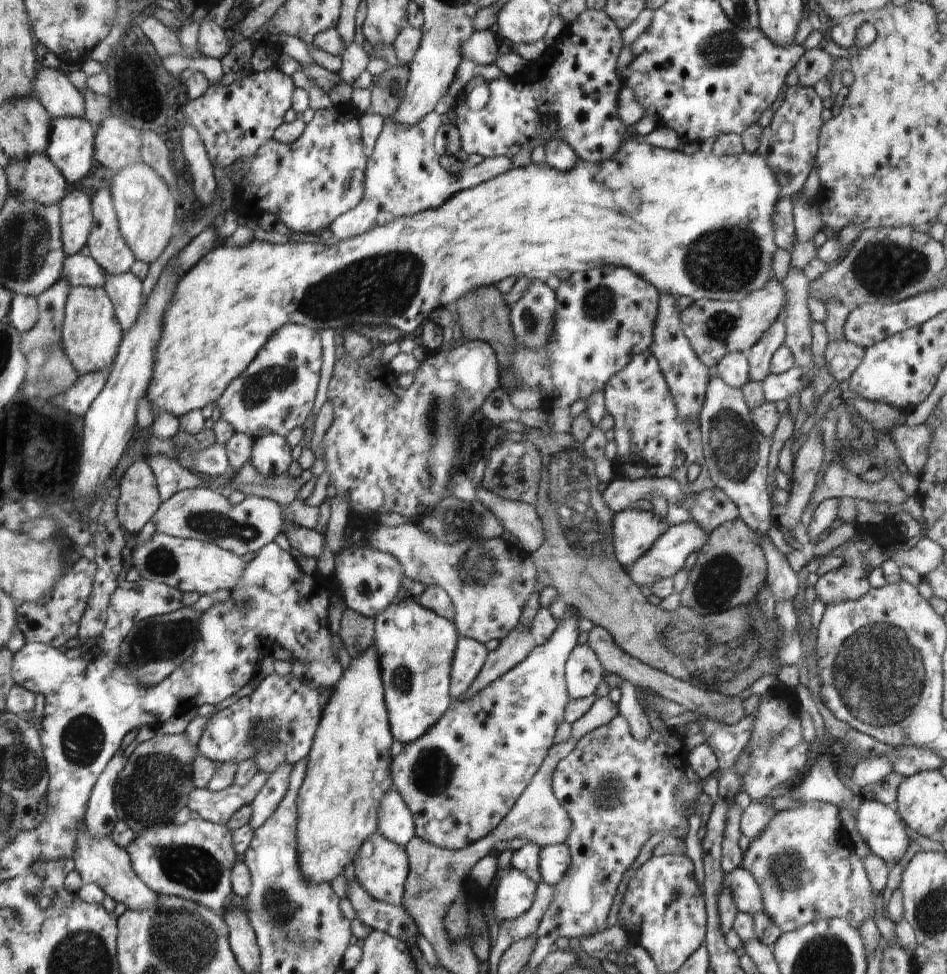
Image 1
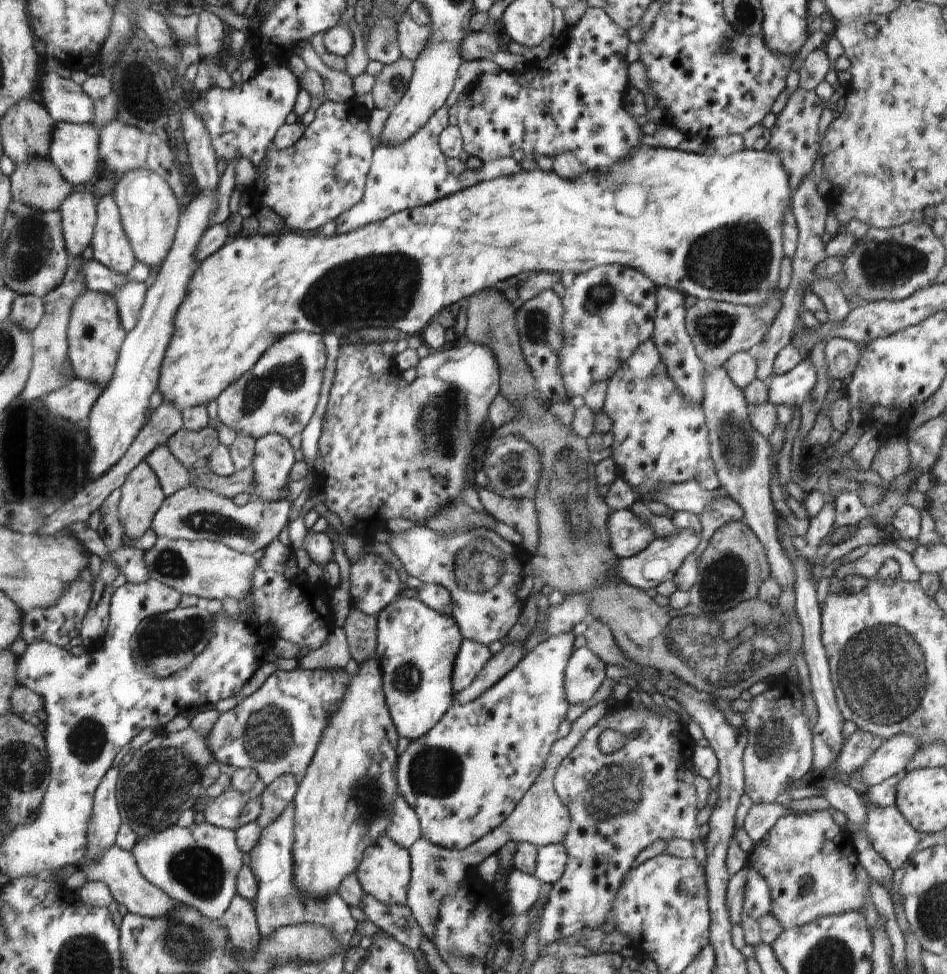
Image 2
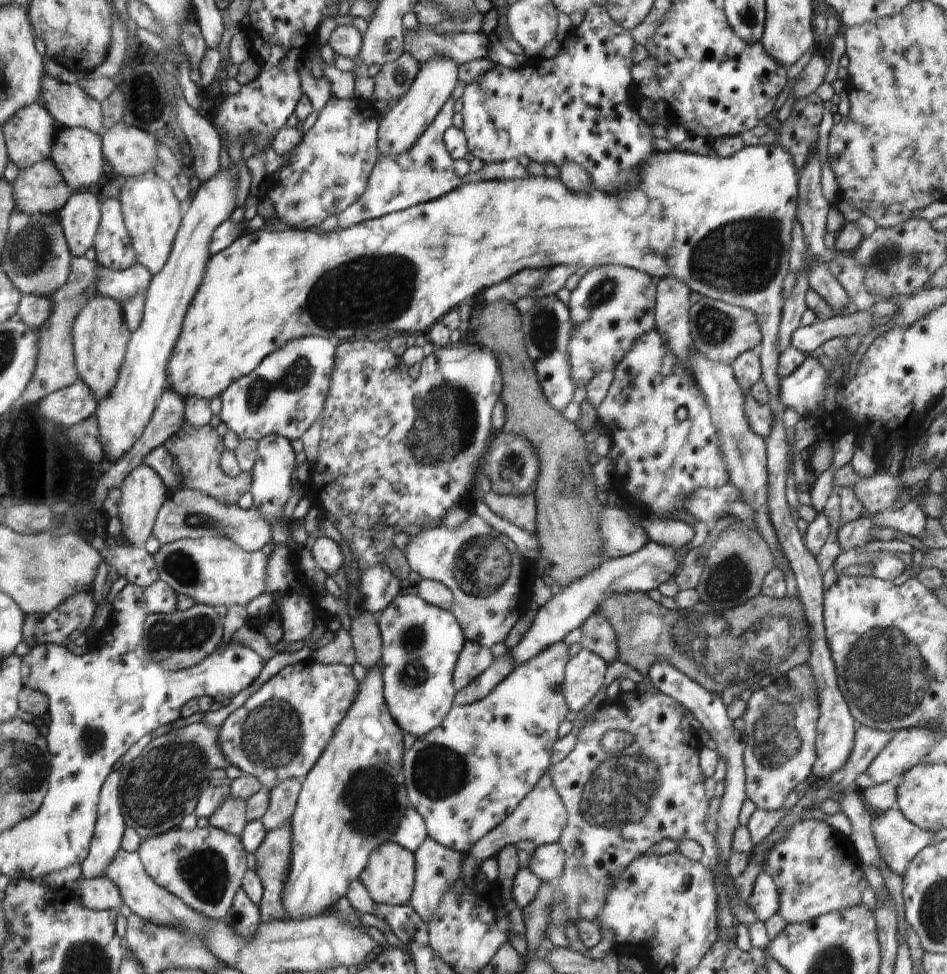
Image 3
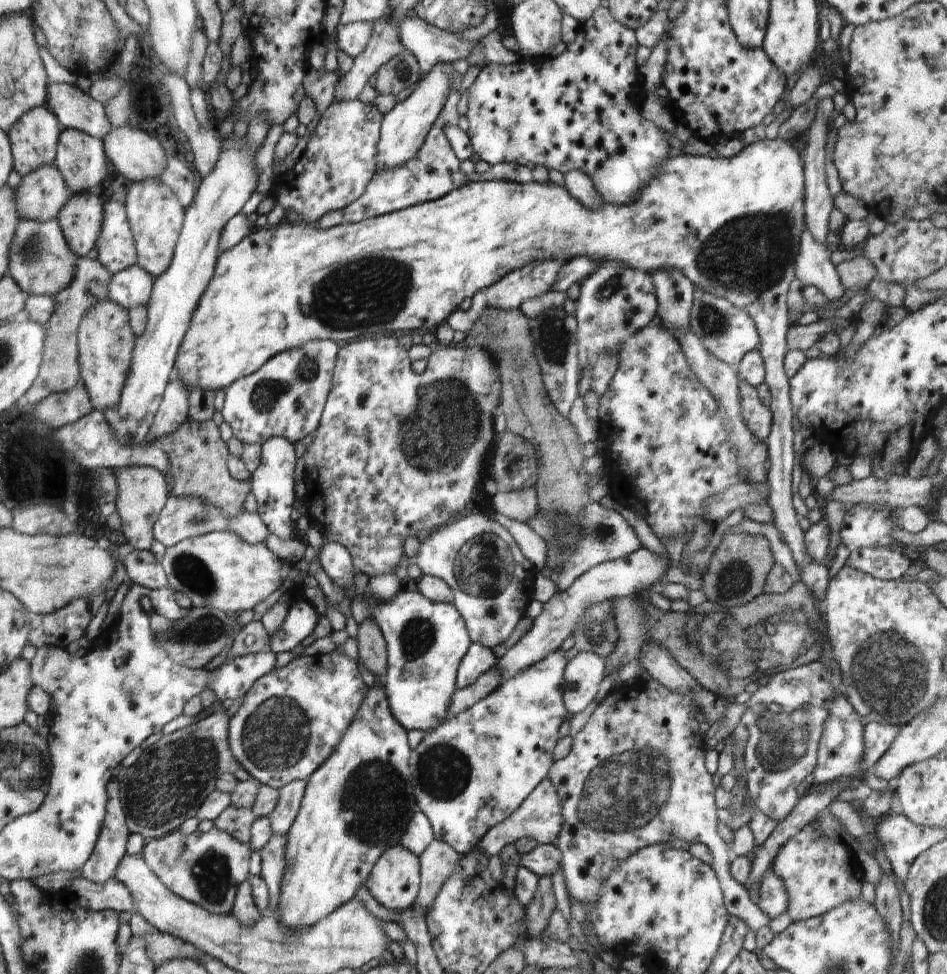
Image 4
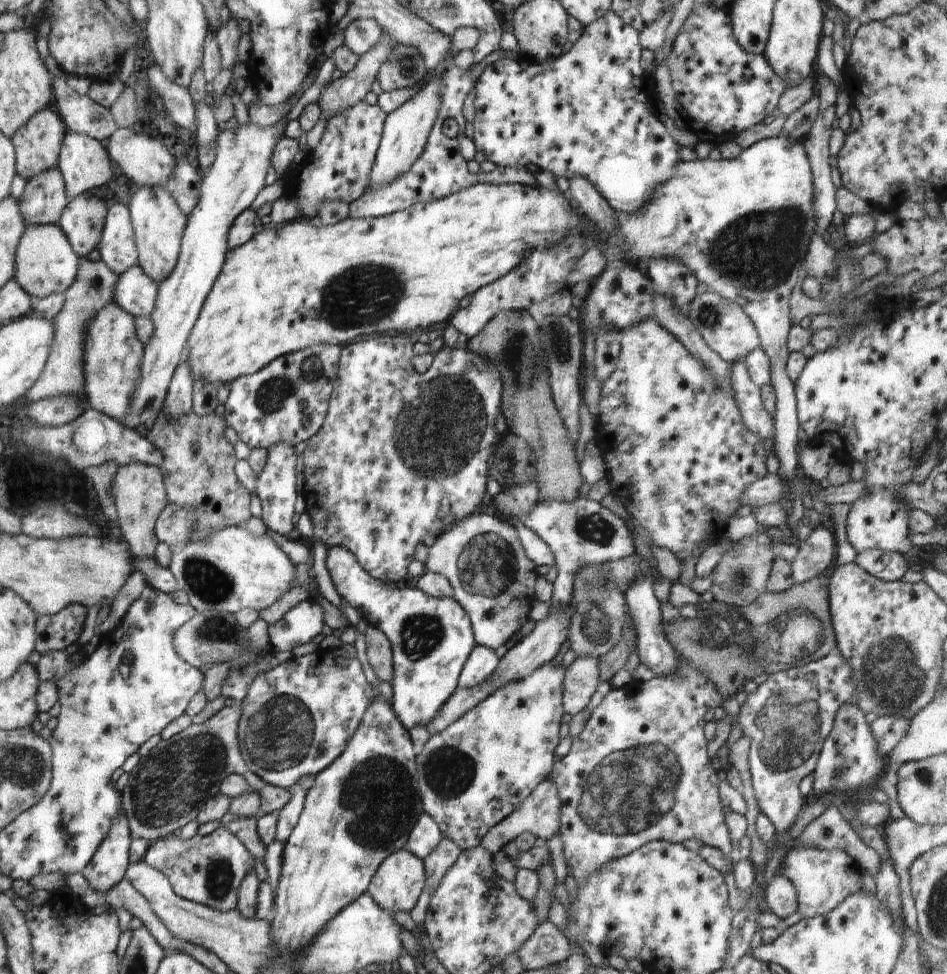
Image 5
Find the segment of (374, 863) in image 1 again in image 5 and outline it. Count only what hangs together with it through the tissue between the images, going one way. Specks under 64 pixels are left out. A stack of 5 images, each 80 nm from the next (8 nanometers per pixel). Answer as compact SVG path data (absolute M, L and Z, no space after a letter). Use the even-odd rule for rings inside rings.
M400 849L390 853L377 868L371 878L367 892L374 902L386 911L409 912L416 906L420 894L422 894L426 880L425 866L420 857L414 856L409 850Z

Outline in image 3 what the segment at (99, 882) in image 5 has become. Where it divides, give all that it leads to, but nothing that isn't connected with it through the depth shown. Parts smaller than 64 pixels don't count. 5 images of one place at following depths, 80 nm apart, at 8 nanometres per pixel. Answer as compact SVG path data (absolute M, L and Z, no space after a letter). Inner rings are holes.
M121 771L111 772L104 792L100 792L100 820L96 820L96 840L91 840L92 856L84 859L80 865L81 876L85 879L102 877L106 867L122 848L123 832L126 830L126 819L122 811L120 798Z

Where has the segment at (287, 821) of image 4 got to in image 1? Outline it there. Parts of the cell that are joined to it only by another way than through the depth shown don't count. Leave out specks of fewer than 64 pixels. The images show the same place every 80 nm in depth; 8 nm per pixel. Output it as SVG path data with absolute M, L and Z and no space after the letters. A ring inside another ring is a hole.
M289 762L279 764L266 779L266 783L256 795L249 807L251 817L247 822L249 827L255 831L261 827L267 818L276 810L288 788L289 776L292 765Z

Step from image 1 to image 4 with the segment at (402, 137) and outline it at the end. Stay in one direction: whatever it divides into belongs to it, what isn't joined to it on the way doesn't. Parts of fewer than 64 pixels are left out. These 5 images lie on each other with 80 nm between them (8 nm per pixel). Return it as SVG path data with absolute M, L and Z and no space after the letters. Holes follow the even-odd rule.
M454 72L453 85L445 100L444 106L434 121L434 125L425 136L422 146L414 156L414 161L406 162L398 168L378 169L372 180L366 185L364 194L353 203L343 208L342 223L357 223L364 219L379 217L391 212L396 212L417 204L427 203L443 196L446 196L454 189L460 188L466 183L476 181L510 181L517 183L529 183L534 181L531 170L526 165L516 163L498 163L490 165L489 169L483 173L472 173L465 175L459 167L460 160L456 158L452 150L444 129L452 125L458 125L460 115L456 105L460 100L459 92L462 80L460 73Z

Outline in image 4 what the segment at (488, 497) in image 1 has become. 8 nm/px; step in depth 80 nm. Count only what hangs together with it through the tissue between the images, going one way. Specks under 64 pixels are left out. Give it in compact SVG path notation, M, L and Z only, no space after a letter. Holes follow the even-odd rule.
M535 487L510 492L499 491L489 496L489 501L496 513L521 523L527 523L539 512Z

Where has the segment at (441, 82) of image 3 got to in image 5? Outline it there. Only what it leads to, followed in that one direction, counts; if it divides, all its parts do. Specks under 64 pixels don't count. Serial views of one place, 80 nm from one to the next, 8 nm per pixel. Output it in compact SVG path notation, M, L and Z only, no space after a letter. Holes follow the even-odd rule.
M434 75L428 82L424 82L423 85L420 86L420 90L418 90L418 92L415 95L412 95L407 101L404 101L404 104L401 104L396 110L394 110L394 112L387 114L386 120L384 121L381 141L370 173L371 181L369 184L369 188L366 191L369 191L370 189L378 188L379 186L388 184L389 182L392 182L394 179L397 179L403 172L406 172L412 166L412 164L416 162L416 159L422 154L422 152L424 152L424 147L427 145L427 138L429 137L429 132L432 130L437 114L439 113L439 108L441 107L440 91L441 91L441 78L438 75Z

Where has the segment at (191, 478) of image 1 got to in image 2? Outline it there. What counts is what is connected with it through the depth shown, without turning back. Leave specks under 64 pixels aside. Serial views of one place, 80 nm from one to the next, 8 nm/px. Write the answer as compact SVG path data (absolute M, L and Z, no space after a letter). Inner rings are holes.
M165 444L156 447L152 454L147 456L146 462L159 477L165 495L172 496L191 484L190 473Z

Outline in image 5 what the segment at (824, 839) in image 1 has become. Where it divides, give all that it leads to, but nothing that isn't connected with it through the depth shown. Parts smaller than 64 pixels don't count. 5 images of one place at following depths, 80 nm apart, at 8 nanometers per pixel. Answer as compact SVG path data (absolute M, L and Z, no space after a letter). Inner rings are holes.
M798 836L790 842L781 862L780 873L784 875L797 894L797 911L803 919L816 915L827 915L836 905L839 905L848 895L856 894L861 890L867 893L876 892L874 878L865 872L858 861L855 861L850 852L842 849L823 849L800 843Z

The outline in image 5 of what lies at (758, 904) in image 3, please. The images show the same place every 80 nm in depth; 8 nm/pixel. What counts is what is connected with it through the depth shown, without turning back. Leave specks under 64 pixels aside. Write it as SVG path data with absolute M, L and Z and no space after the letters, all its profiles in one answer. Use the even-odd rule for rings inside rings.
M776 873L763 892L766 904L777 917L784 919L797 911L797 894L792 883L784 875Z

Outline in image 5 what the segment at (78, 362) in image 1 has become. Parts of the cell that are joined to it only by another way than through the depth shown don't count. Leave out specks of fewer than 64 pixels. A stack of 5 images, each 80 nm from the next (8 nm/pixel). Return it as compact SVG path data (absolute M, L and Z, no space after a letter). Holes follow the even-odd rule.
M115 301L108 303L103 310L95 314L87 326L86 362L83 364L83 371L86 373L84 395L92 409L118 422L127 415L127 410L131 406L131 396L135 392L135 384L139 382L143 345L135 327L135 317L120 308Z

